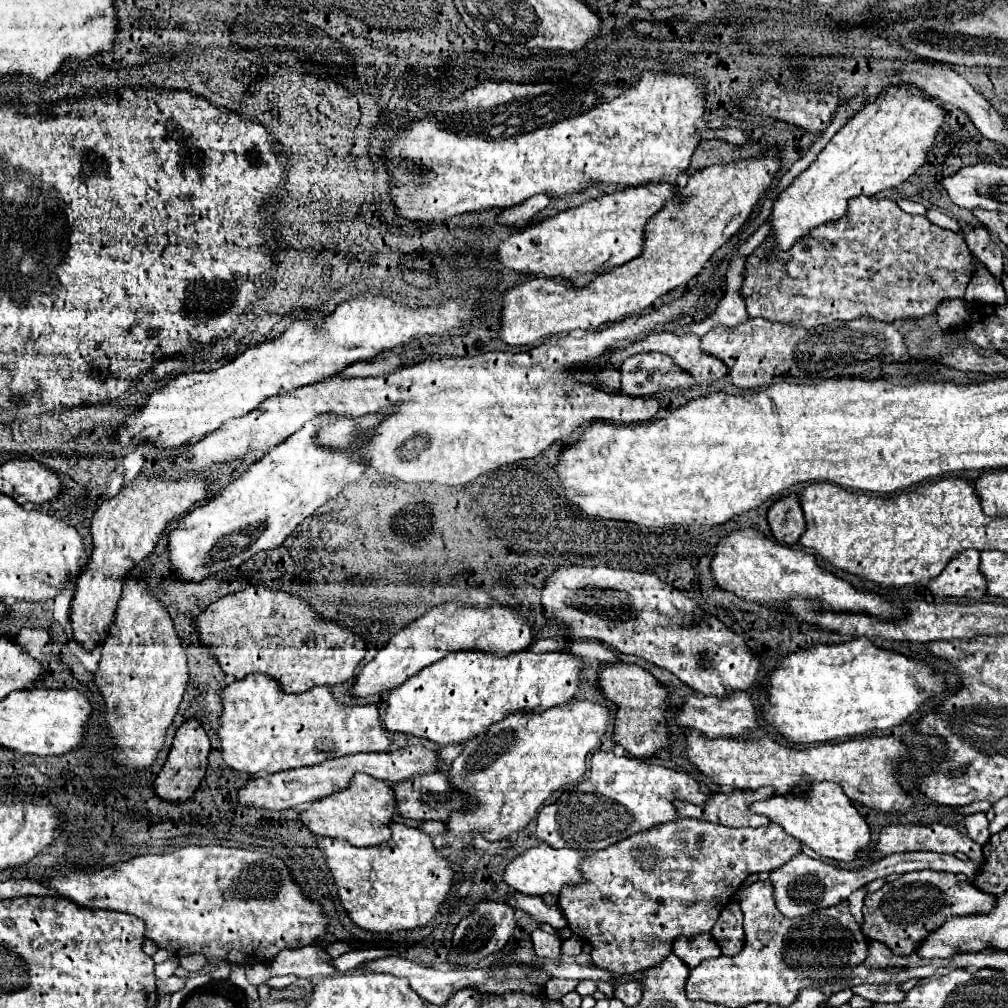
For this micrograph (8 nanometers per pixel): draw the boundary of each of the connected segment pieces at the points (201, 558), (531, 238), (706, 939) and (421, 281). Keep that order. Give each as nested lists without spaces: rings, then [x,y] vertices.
[[[320,419],[308,421],[300,431],[290,435],[282,445],[268,451],[260,461],[250,465],[250,469],[238,475],[226,489],[222,489],[218,495],[204,501],[202,505],[198,505],[194,511],[190,511],[178,521],[178,527],[174,527],[168,533],[170,569],[178,577],[178,581],[200,583],[206,577],[220,573],[220,569],[240,567],[252,555],[280,547],[284,539],[294,531],[294,527],[298,527],[306,517],[310,517],[318,507],[322,507],[322,503],[336,497],[348,483],[360,479],[360,475],[368,467],[360,463],[354,453],[328,451],[316,445],[314,435],[316,435],[318,423]]]
[[[650,183],[614,191],[584,205],[566,209],[544,221],[534,221],[498,243],[494,259],[506,269],[538,277],[564,277],[572,285],[586,285],[596,273],[620,267],[642,253],[644,225],[664,203],[678,197],[678,189],[668,183]]]
[[[708,933],[700,935],[700,937],[692,937],[692,939],[686,939],[686,937],[680,937],[674,941],[674,949],[672,949],[690,969],[700,965],[704,959],[710,959],[710,957],[716,957],[720,955],[720,947],[716,945],[714,937],[710,937]]]
[[[408,271],[408,273],[404,275],[404,281],[406,281],[408,285],[412,285],[412,287],[426,289],[426,287],[430,287],[436,279],[434,279],[432,275],[428,275],[428,273],[422,273],[422,271]]]

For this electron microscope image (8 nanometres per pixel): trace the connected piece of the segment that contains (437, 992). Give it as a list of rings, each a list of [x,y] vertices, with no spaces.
[[[384,957],[384,959],[374,959],[374,961],[368,961],[364,965],[364,971],[366,973],[392,973],[396,977],[404,977],[410,981],[410,987],[426,1001],[426,1003],[432,1003],[432,1005],[444,1005],[448,1001],[448,997],[462,989],[462,987],[470,987],[472,983],[482,983],[482,981],[490,981],[488,977],[488,971],[490,969],[448,969],[448,971],[440,971],[440,969],[432,969],[432,967],[422,967],[422,965],[416,965],[408,959],[402,959],[402,957]]]

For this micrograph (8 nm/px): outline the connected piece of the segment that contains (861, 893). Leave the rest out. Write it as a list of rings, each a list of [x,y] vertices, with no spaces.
[[[866,887],[856,889],[856,891],[848,897],[850,911],[852,911],[852,915],[854,915],[854,919],[856,919],[858,923],[862,923],[862,905],[864,905],[864,897],[866,897]]]

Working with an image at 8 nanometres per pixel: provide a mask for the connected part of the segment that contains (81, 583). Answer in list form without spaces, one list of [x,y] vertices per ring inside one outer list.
[[[158,477],[136,479],[134,483],[120,489],[112,499],[106,499],[92,519],[92,555],[78,577],[78,587],[72,599],[72,631],[74,641],[92,649],[100,645],[100,635],[112,625],[116,605],[122,595],[122,585],[132,567],[136,567],[148,553],[154,551],[164,527],[174,519],[184,515],[196,501],[206,497],[208,483],[198,477],[186,477],[178,481],[164,481]]]

